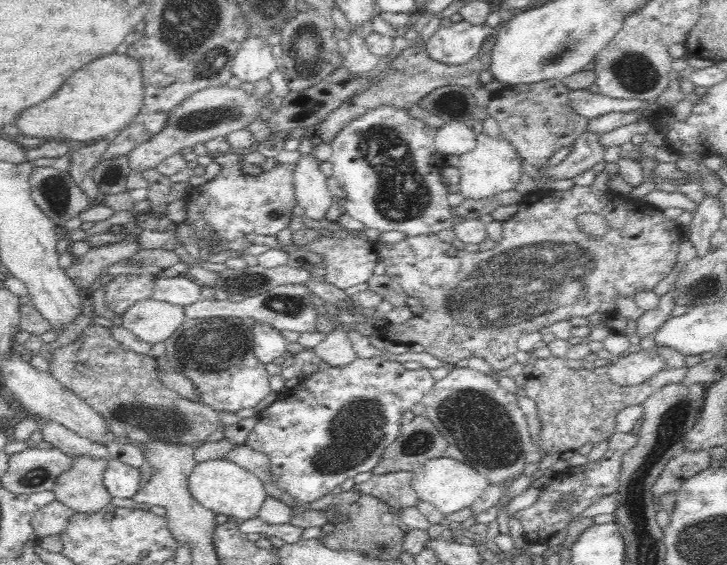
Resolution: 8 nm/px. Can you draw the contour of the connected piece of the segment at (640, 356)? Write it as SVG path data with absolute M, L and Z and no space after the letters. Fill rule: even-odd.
M641 350L638 353L629 353L613 359L607 370L610 380L622 387L636 386L652 378L658 370L667 367L656 351L649 353Z

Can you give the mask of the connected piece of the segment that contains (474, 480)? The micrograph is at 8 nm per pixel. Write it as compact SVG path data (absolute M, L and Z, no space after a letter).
M448 457L430 460L422 470L414 473L412 482L417 498L432 504L445 516L470 508L474 502L486 497L488 486L487 479L473 467Z

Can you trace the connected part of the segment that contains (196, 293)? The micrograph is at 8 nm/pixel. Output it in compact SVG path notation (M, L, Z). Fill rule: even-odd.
M187 274L176 277L156 277L152 298L169 302L174 306L185 307L202 299L201 291L204 287L202 283Z

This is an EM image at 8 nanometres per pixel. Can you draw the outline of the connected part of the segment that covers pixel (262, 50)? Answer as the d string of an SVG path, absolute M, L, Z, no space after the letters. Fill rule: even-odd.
M260 37L244 40L236 53L233 64L233 76L241 83L256 85L269 80L277 70L279 61L274 58L265 39Z

